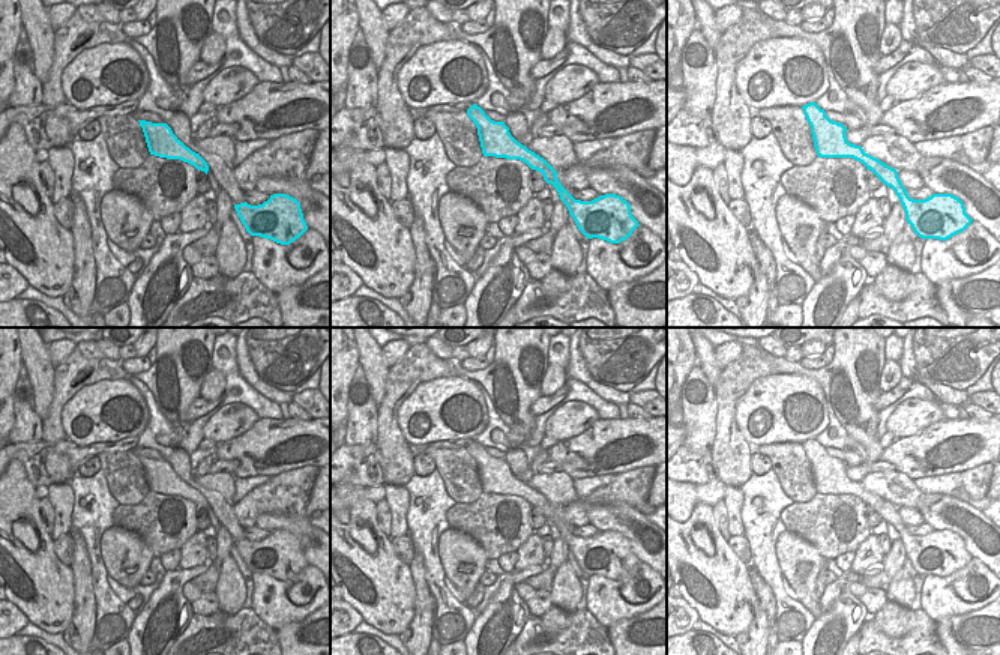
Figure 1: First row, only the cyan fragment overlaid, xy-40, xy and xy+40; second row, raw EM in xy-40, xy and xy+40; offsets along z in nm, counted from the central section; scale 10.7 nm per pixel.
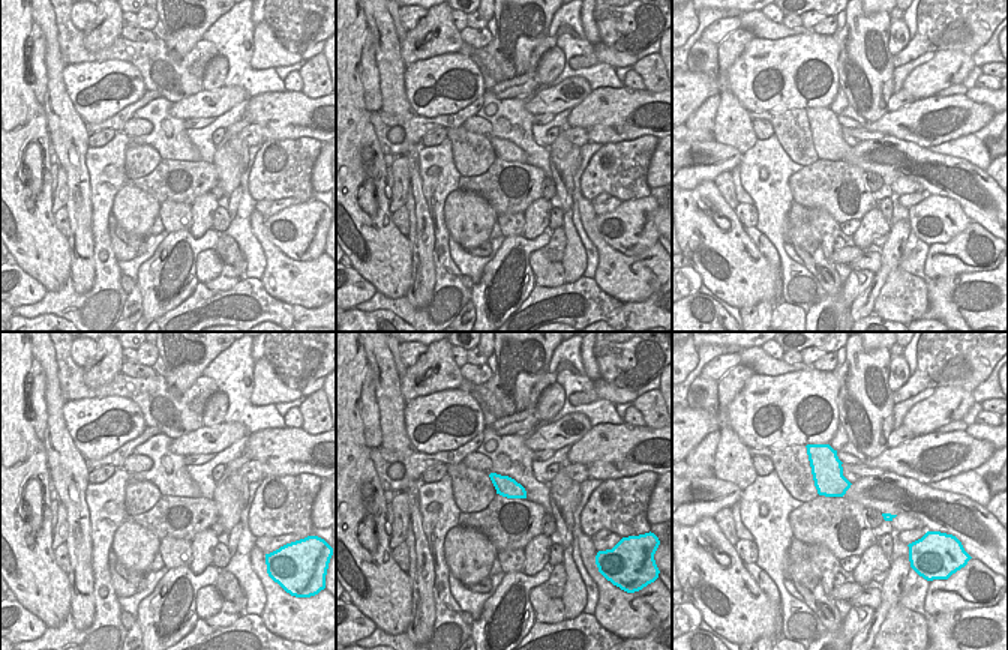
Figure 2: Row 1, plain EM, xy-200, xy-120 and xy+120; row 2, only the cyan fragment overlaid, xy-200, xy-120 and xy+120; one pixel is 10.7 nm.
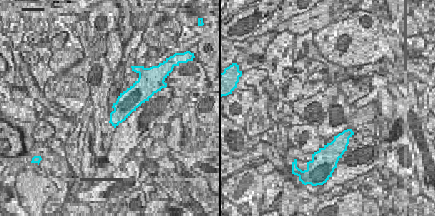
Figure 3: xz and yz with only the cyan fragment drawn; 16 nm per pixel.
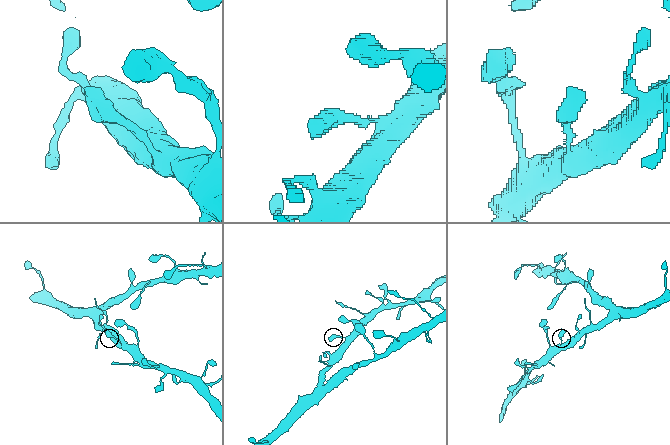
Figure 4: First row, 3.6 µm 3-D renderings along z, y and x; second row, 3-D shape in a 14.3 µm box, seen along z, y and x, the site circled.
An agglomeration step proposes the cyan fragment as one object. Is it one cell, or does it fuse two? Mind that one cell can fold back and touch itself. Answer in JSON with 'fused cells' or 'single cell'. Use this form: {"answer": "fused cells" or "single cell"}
{"answer": "single cell"}

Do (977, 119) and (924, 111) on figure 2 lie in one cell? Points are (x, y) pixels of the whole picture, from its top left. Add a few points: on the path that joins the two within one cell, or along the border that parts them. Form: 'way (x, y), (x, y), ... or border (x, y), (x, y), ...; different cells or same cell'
way (963, 114), (954, 105), (938, 108); same cell

